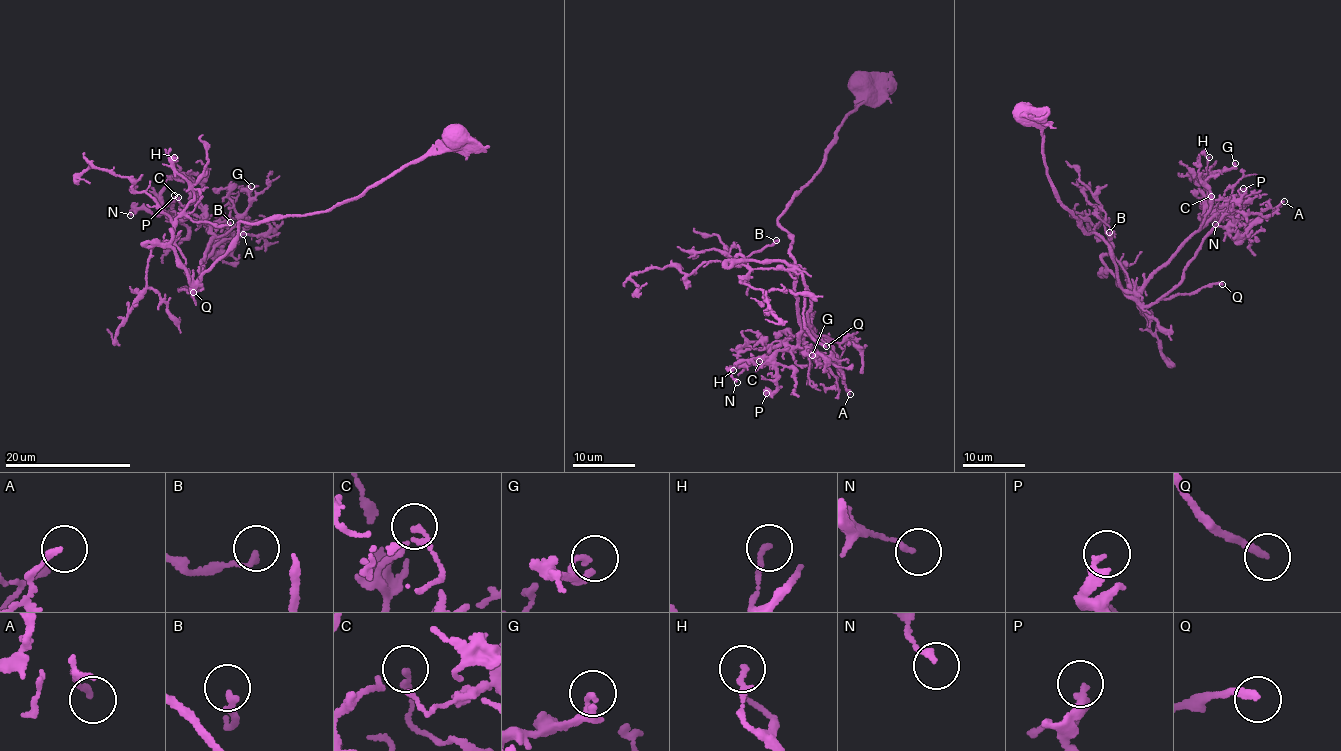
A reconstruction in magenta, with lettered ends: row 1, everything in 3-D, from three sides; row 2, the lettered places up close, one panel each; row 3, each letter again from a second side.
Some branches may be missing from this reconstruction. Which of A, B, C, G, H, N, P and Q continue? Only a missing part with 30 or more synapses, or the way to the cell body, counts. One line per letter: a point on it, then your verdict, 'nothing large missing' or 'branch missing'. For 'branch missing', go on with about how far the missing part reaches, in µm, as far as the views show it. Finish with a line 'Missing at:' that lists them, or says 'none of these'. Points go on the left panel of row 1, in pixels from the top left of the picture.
A: place (243, 234); nothing large missing
B: place (230, 222); nothing large missing
C: place (178, 197); nothing large missing
G: place (251, 186); nothing large missing
H: place (174, 157); nothing large missing
N: place (130, 215); nothing large missing
P: place (174, 195); nothing large missing
Q: place (193, 292); branch missing; missing 20 µm
Missing at: Q

